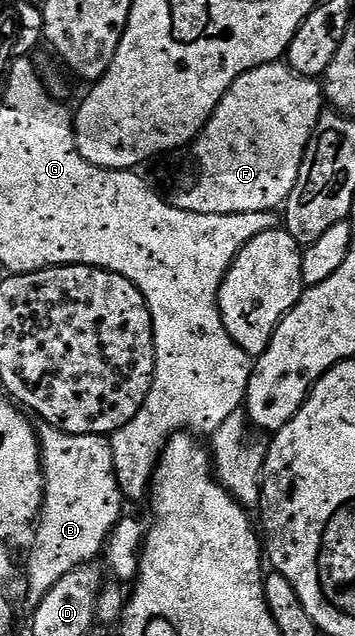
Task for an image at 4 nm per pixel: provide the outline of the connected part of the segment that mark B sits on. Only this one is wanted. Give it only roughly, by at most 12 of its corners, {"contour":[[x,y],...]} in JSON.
{"contour":[[38,425],[25,612],[123,516],[109,438]]}

